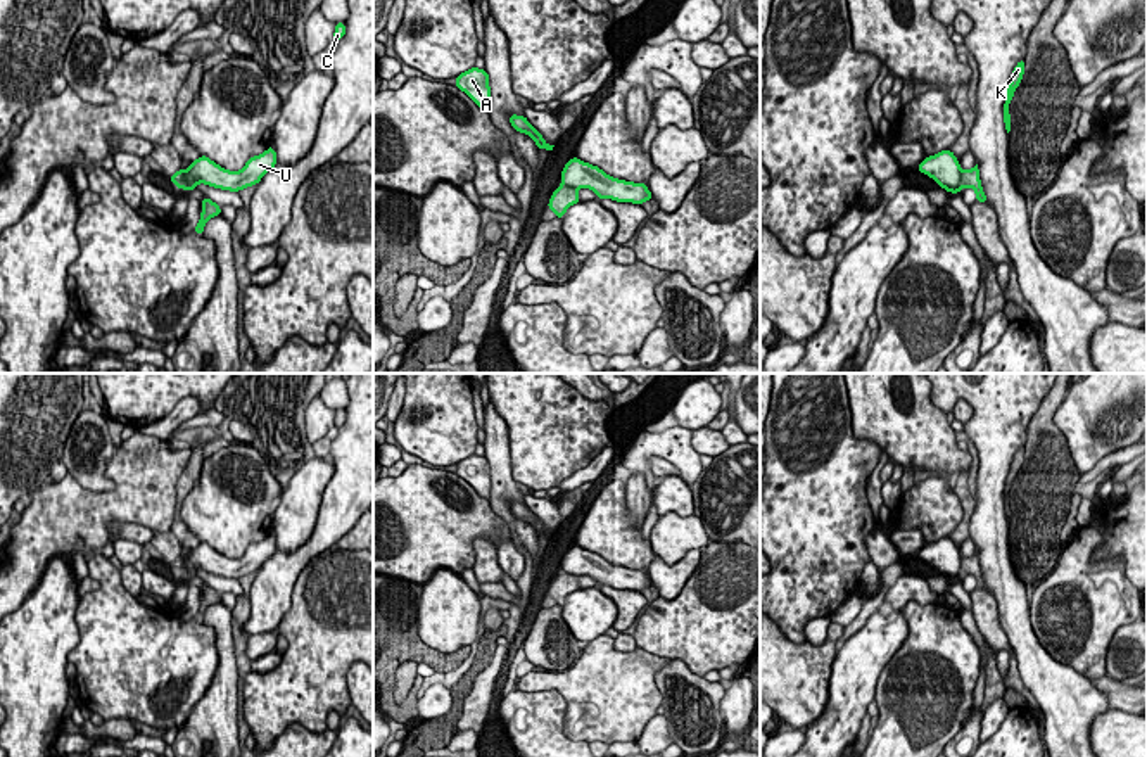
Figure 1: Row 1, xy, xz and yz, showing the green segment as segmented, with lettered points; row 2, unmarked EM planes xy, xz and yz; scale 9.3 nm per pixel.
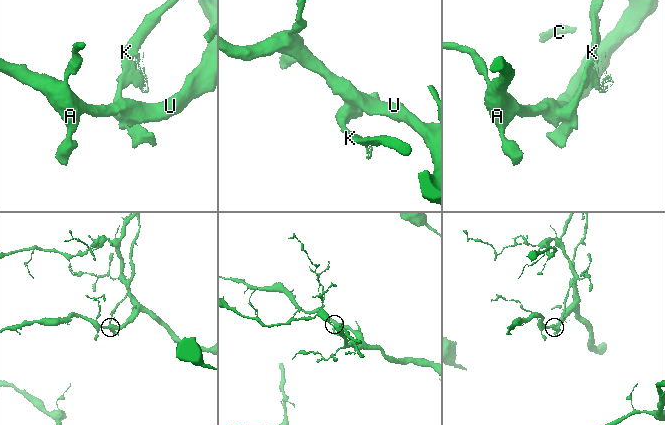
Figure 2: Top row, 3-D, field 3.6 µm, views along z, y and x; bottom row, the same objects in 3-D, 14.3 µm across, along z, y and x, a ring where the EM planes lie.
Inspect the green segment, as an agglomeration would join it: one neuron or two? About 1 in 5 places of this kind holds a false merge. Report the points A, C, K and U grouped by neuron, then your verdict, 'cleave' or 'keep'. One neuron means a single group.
A C U / K; cleave

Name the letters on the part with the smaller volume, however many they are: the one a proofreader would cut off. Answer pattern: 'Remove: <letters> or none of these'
Remove: K

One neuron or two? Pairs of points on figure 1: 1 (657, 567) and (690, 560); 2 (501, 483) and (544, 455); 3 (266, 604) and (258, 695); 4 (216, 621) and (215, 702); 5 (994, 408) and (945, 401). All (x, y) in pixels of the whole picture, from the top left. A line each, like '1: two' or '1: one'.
1: one
2: two
3: two
4: one
5: one

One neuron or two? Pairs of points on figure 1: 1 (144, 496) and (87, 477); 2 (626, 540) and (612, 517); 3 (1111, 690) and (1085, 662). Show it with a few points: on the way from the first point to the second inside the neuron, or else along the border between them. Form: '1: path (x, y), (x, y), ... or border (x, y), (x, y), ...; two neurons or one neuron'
1: border (114, 445), (106, 465), (114, 486), (85, 489); two neurons
2: path (621, 534), (612, 522); one neuron
3: border (1106, 674), (1089, 678); two neurons

